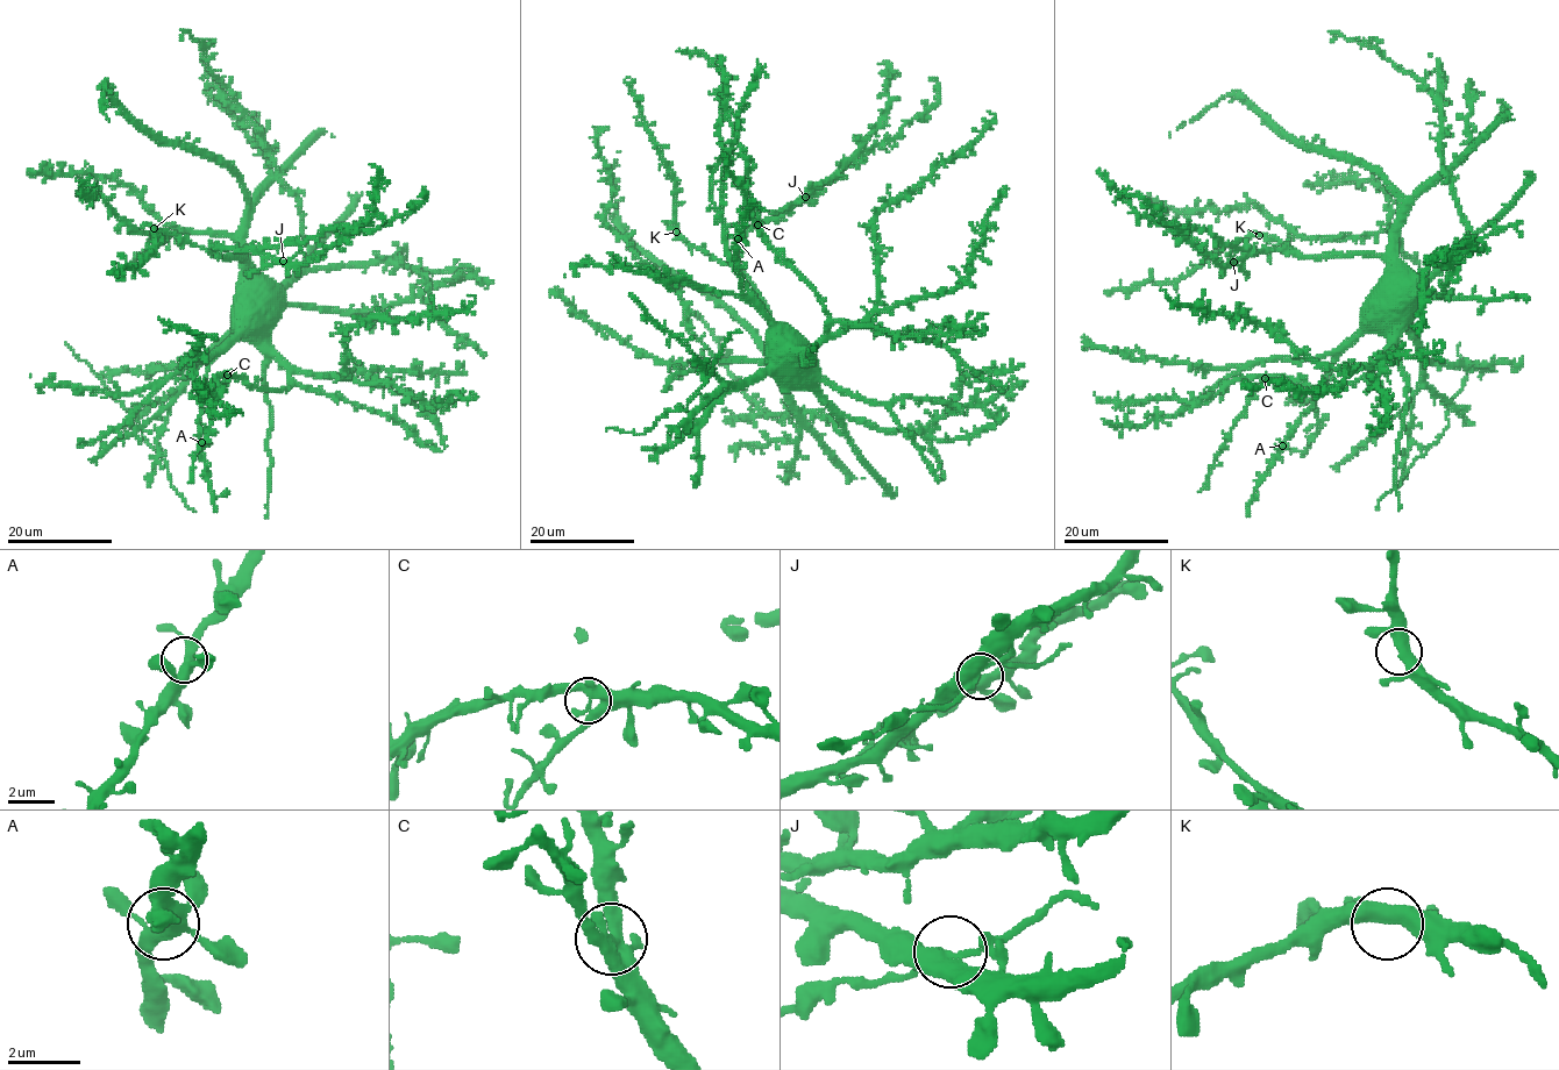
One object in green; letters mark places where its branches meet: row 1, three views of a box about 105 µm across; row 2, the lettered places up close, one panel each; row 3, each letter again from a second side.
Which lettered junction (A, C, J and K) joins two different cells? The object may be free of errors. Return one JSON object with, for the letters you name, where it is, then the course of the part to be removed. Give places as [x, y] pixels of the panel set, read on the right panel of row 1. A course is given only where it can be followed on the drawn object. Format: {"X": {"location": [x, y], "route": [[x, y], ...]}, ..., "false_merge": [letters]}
{"false_merge": []}

